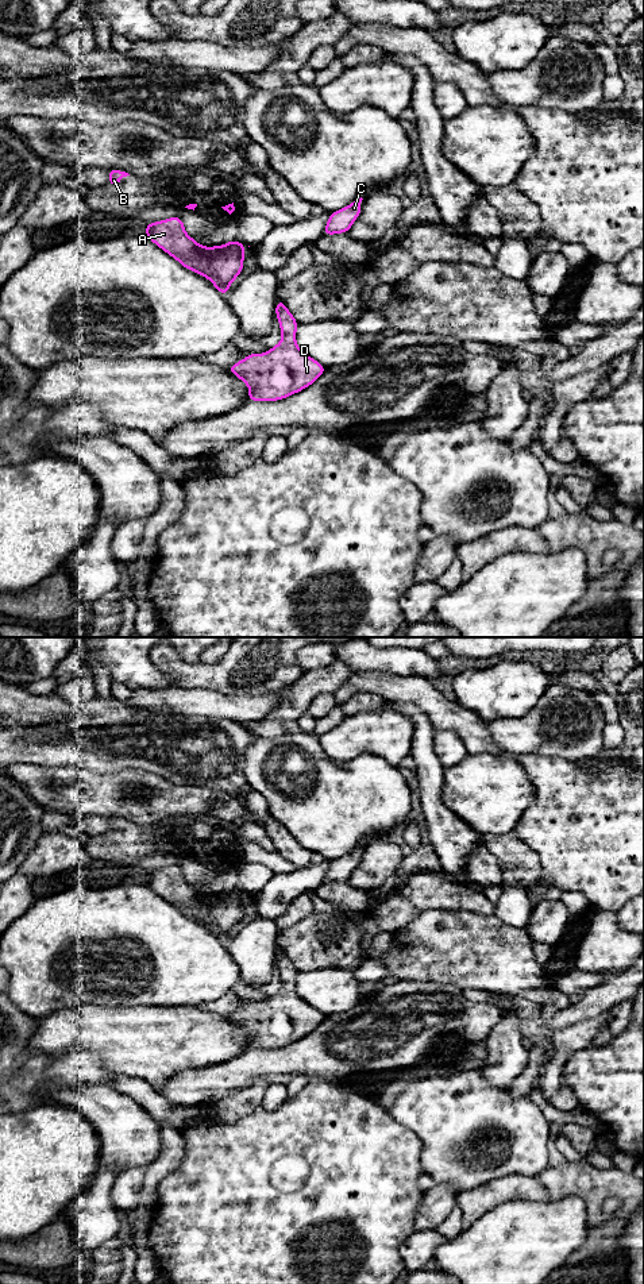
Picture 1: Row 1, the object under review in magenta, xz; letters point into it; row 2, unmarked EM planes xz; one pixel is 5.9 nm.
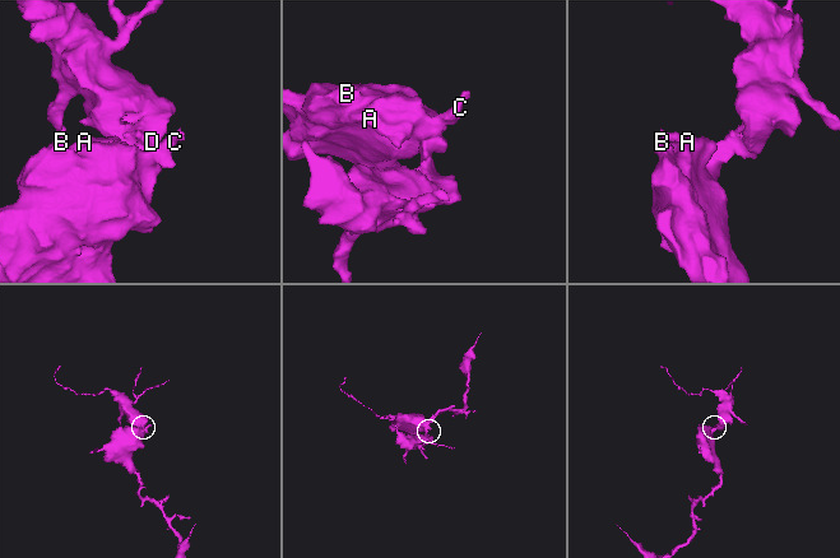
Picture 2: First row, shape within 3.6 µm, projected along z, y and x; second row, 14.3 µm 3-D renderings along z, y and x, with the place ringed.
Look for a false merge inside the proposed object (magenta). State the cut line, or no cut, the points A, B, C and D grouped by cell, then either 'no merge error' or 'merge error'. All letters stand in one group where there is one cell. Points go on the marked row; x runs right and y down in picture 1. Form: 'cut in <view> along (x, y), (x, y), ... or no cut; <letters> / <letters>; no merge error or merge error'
no cut; A B C D; no merge error

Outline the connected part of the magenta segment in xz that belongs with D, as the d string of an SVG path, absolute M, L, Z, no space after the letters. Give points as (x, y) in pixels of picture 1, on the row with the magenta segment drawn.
M278 298L275 315L282 339L266 354L246 355L244 360L228 367L248 387L248 401L275 401L301 392L312 385L327 370L304 354L296 343L298 323Z

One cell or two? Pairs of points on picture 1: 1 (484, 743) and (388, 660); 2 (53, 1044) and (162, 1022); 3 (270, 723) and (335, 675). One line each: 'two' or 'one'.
1: two
2: one
3: one

